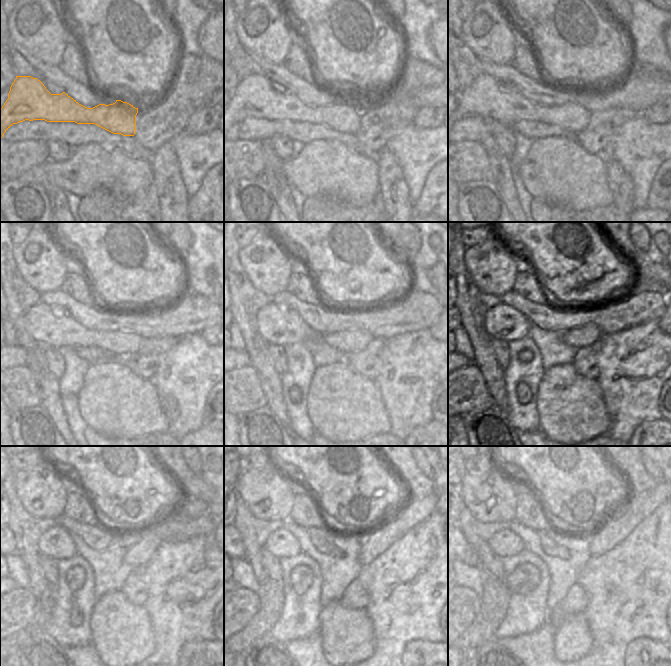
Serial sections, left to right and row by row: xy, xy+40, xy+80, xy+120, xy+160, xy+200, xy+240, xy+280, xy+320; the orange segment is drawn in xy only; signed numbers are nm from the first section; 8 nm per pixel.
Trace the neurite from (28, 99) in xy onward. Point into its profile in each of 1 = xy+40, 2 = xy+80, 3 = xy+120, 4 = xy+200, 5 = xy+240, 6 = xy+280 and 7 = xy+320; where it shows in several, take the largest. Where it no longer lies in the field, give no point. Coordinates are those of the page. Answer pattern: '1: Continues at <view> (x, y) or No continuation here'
1: Continues at xy+40 (254, 97)
2: Continues at xy+80 (484, 97)
3: Continues at xy+120 (49, 326)
4: Continues at xy+200 (502, 322)
5: Continues at xy+240 (56, 543)
6: Continues at xy+280 (281, 544)
7: Continues at xy+320 (505, 543).

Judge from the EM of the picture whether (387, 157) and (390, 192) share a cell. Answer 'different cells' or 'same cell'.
same cell

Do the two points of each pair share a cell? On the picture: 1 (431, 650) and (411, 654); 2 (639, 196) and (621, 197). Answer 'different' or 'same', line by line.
1: same
2: different

